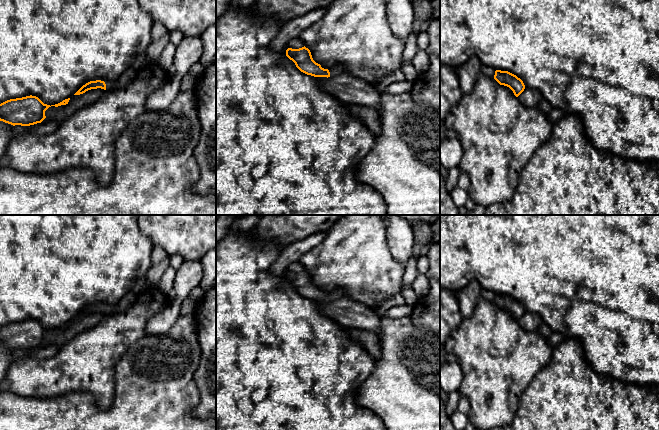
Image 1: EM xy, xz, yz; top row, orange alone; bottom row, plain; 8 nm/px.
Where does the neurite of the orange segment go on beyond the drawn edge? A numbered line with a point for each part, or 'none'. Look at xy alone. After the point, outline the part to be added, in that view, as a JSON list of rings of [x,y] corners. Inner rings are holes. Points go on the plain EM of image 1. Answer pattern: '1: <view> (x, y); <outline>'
1: xy (110, 308); [[[98,303],[104,305],[106,308],[106,314],[114,314],[117,310],[117,304],[110,304],[110,303]]]

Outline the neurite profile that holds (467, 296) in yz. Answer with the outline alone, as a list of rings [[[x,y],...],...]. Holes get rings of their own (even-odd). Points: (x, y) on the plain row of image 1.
[[[472,280],[454,293],[458,299],[463,318],[470,318],[478,298],[481,297],[481,286],[475,280]]]

